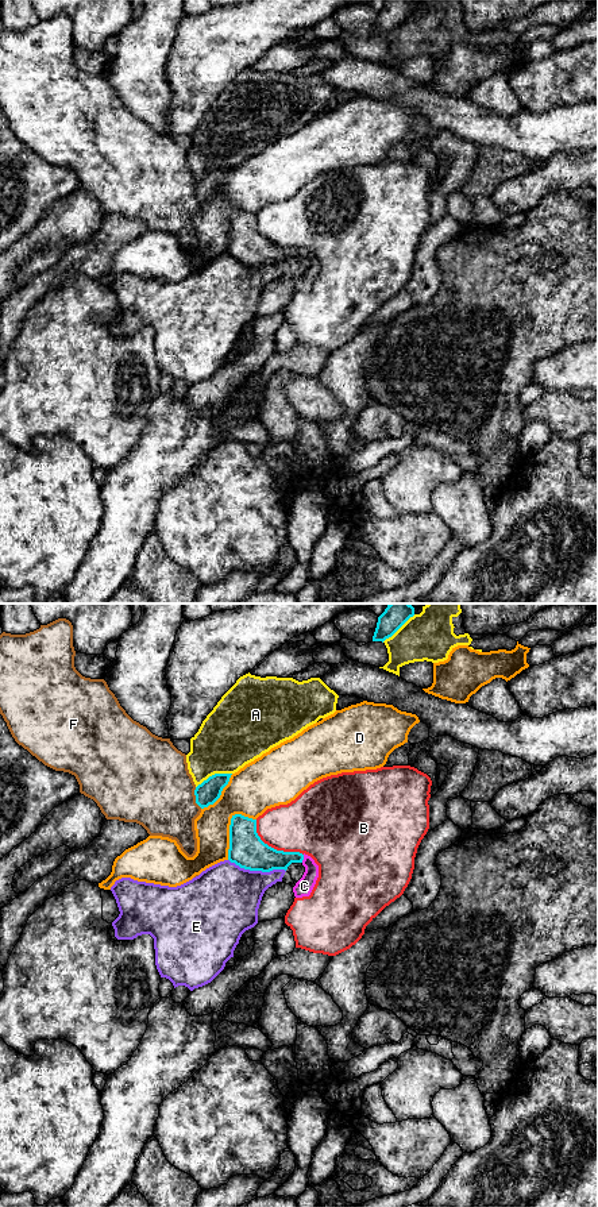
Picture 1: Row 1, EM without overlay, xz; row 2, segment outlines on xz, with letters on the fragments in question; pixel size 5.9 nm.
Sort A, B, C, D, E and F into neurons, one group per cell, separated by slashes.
A / B / C / D / E / F

